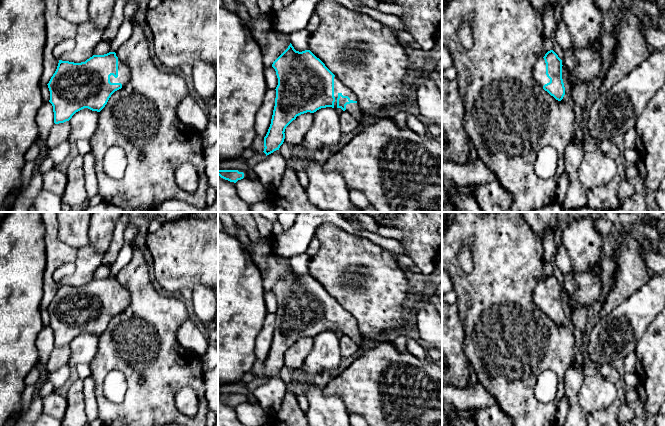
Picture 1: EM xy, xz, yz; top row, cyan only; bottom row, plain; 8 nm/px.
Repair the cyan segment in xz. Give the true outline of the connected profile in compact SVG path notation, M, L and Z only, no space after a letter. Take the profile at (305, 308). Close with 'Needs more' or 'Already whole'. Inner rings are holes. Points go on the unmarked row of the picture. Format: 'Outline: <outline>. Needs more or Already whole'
Outline: M292 268L273 286L278 309L271 348L264 361L264 377L267 379L279 374L285 363L286 351L297 340L321 332L341 332L351 338L363 350L363 354L346 370L333 378L323 388L325 394L342 398L349 414L357 413L364 417L369 426L442 426L442 368L434 361L420 360L409 352L399 352L394 343L370 341L360 334L356 319L347 312L310 274L296 275Z. Needs more

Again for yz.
Outline: M550 274L535 287L533 292L533 302L558 325L561 325L565 319L562 290L562 284Z. Needs more

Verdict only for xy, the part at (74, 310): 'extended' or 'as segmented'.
extended

